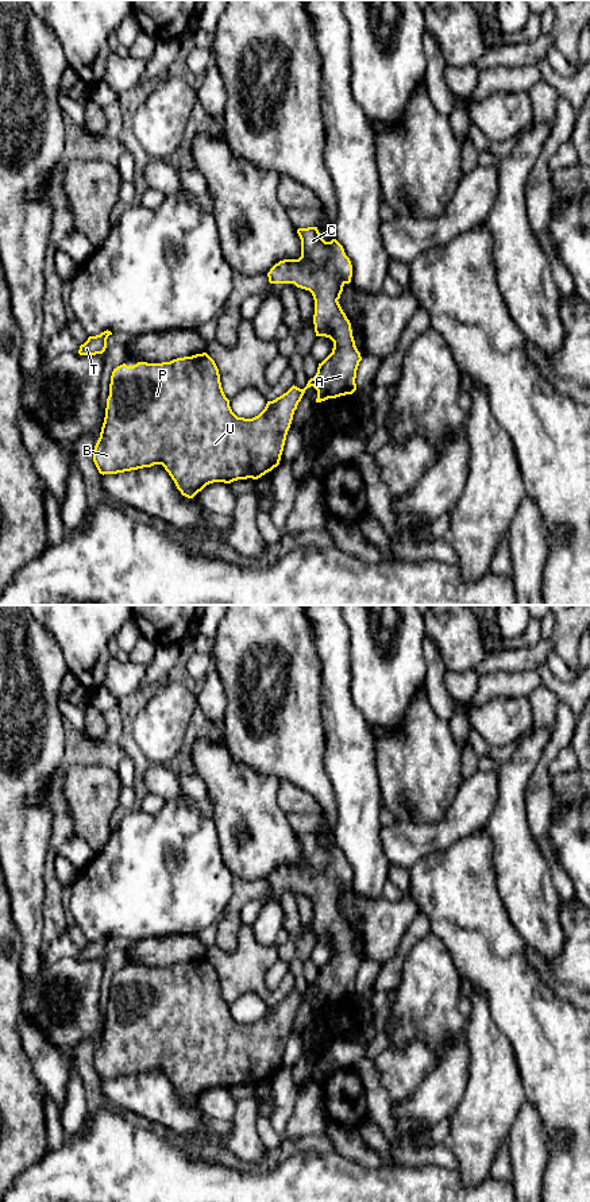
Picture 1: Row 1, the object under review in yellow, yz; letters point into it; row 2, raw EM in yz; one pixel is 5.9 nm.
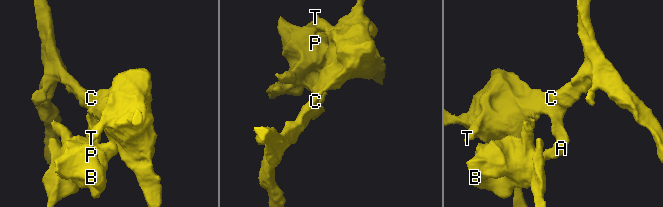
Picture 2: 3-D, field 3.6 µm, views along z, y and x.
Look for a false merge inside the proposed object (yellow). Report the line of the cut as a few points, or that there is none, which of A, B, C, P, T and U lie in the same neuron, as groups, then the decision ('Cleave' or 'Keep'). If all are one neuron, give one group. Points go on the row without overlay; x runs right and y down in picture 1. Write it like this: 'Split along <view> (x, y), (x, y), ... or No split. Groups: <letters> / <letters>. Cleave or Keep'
No split. Groups: A B C P T U. Keep

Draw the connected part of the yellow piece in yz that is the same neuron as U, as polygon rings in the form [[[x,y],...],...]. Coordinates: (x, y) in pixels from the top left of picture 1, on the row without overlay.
[[[317,832],[298,833],[297,839],[301,844],[301,862],[279,866],[267,882],[270,889],[294,889],[313,901],[316,941],[333,947],[332,958],[319,968],[316,981],[304,994],[293,990],[282,1001],[267,1006],[258,1021],[244,1024],[232,1017],[221,993],[219,974],[207,958],[162,968],[123,968],[112,976],[105,1022],[93,1055],[93,1067],[100,1079],[162,1070],[188,1103],[213,1087],[258,1085],[279,1070],[294,1016],[308,993],[317,995],[316,1008],[356,995],[355,983],[362,962],[355,951],[351,928],[338,906],[343,891],[351,887],[351,866],[343,851],[336,844],[325,847]]]

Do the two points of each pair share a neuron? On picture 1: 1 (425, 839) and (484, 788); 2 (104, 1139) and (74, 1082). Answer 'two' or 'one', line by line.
1: one
2: two

